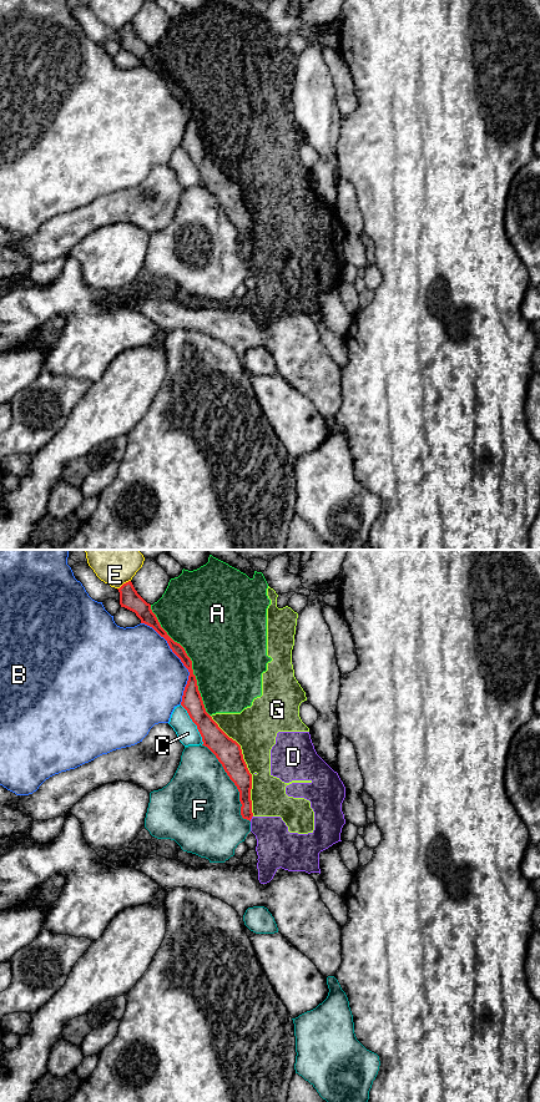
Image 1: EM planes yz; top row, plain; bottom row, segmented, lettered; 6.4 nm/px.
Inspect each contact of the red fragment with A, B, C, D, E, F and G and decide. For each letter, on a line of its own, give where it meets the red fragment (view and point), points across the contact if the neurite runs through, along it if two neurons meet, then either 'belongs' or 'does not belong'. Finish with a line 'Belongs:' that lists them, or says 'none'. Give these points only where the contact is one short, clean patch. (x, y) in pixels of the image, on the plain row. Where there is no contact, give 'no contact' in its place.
A: meets red in yz at (190, 101); does not belong
B: meets red in yz at (180, 100); does not belong
C: meets red in yz at (195, 165); does not belong
D: meets red in yz at (251, 259); does not belong
E: meets red in yz at (124, 25); does not belong
F: meets red in yz at (235, 226); does not belong
G: meets red in yz at (246, 207); does not belong
Belongs: none

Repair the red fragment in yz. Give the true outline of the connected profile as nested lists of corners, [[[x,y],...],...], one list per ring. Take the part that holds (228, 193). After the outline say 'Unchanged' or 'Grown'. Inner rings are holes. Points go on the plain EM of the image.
[[[131,22],[123,25],[120,30],[120,46],[132,54],[145,65],[152,69],[161,79],[163,79],[172,93],[181,101],[183,107],[188,111],[190,117],[183,132],[181,147],[187,152],[192,163],[202,178],[205,188],[207,188],[222,206],[229,221],[234,224],[239,233],[241,257],[243,261],[251,263],[252,254],[252,216],[243,201],[241,187],[229,180],[206,153],[201,135],[198,132],[197,121],[193,116],[192,102],[187,97],[185,90],[175,84],[167,74],[161,69],[156,56],[135,31]]]. Unchanged

